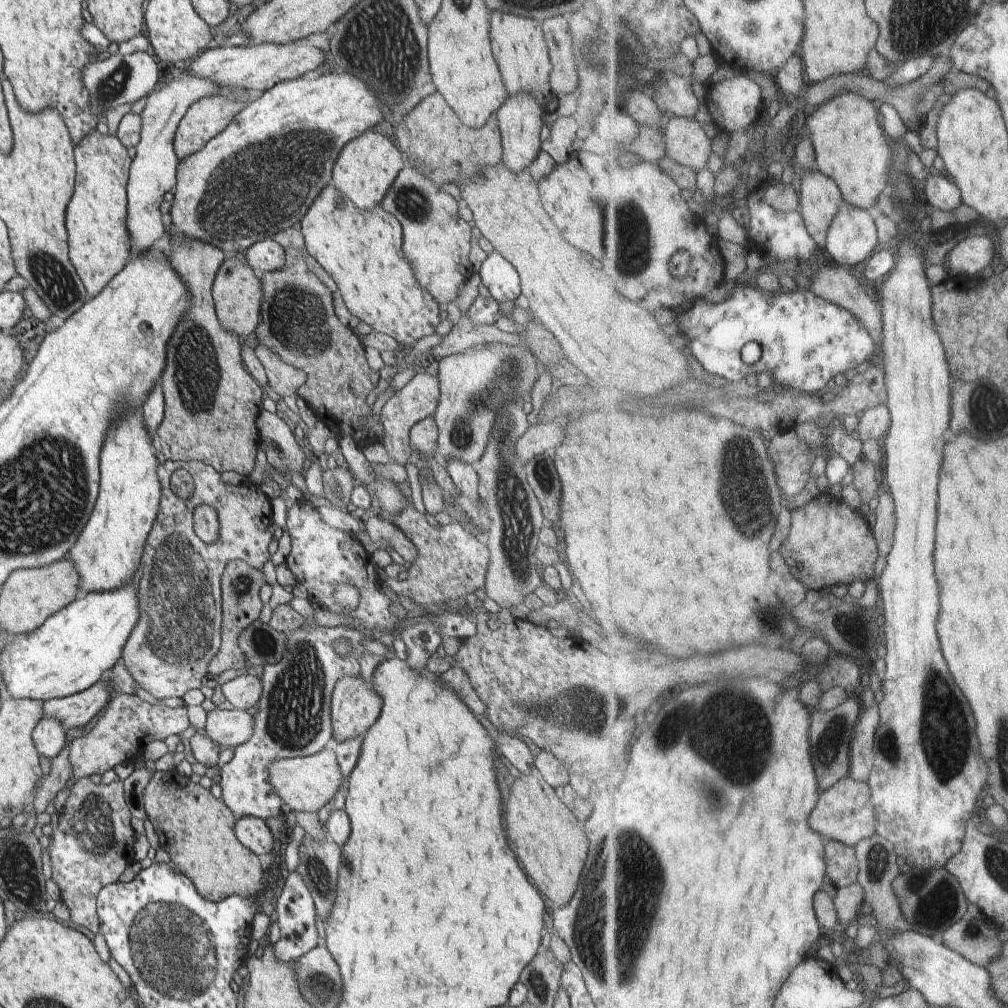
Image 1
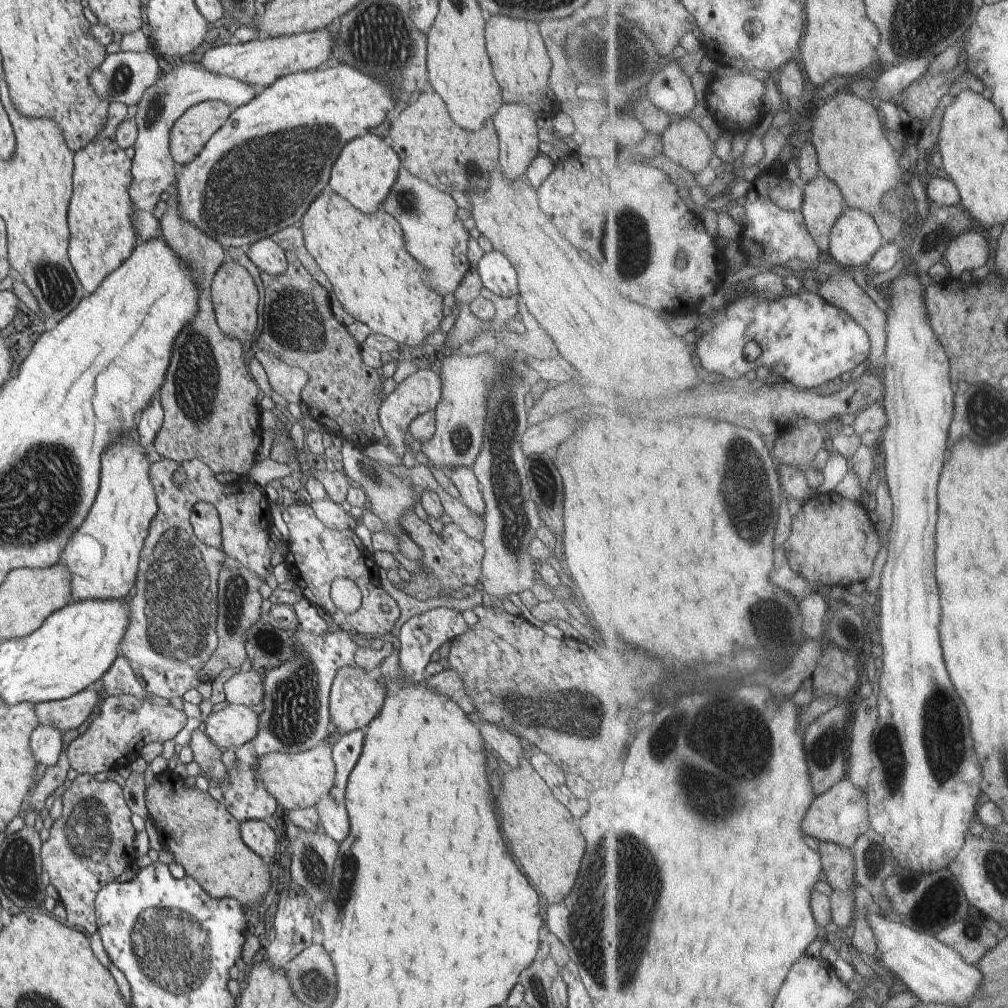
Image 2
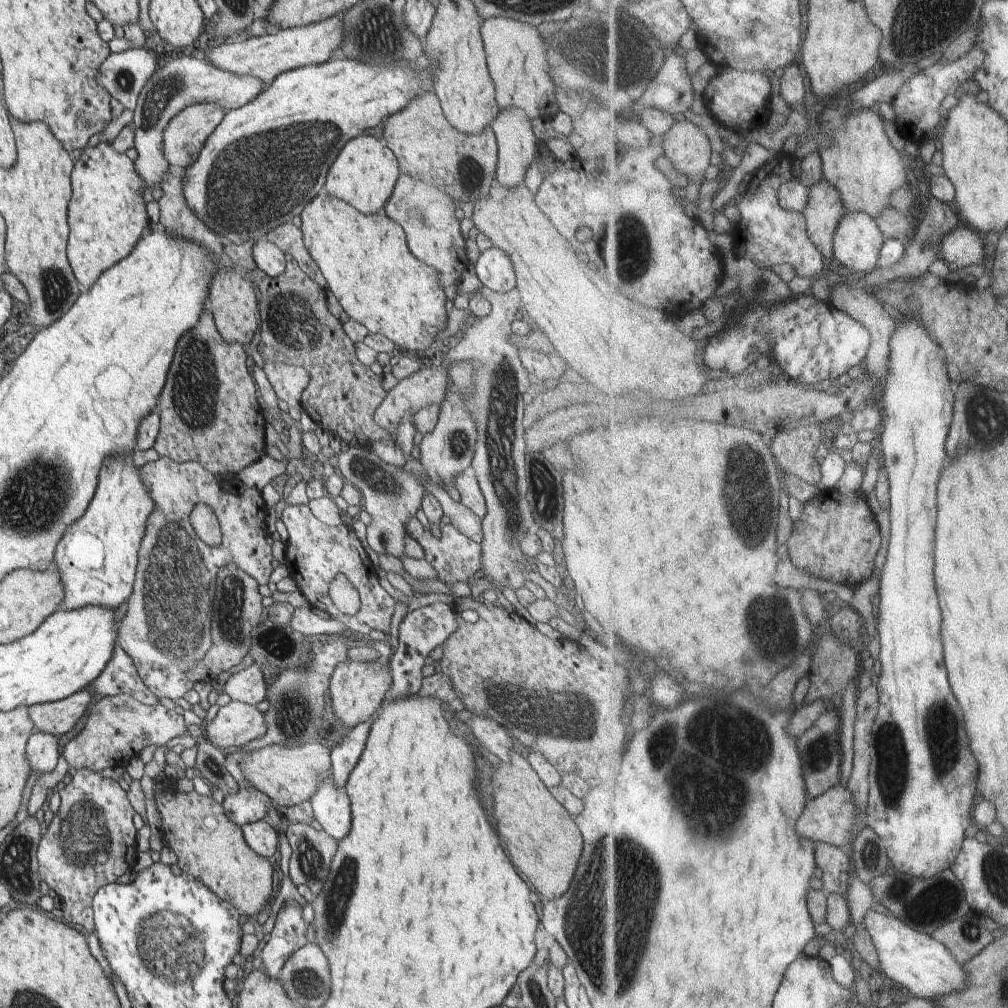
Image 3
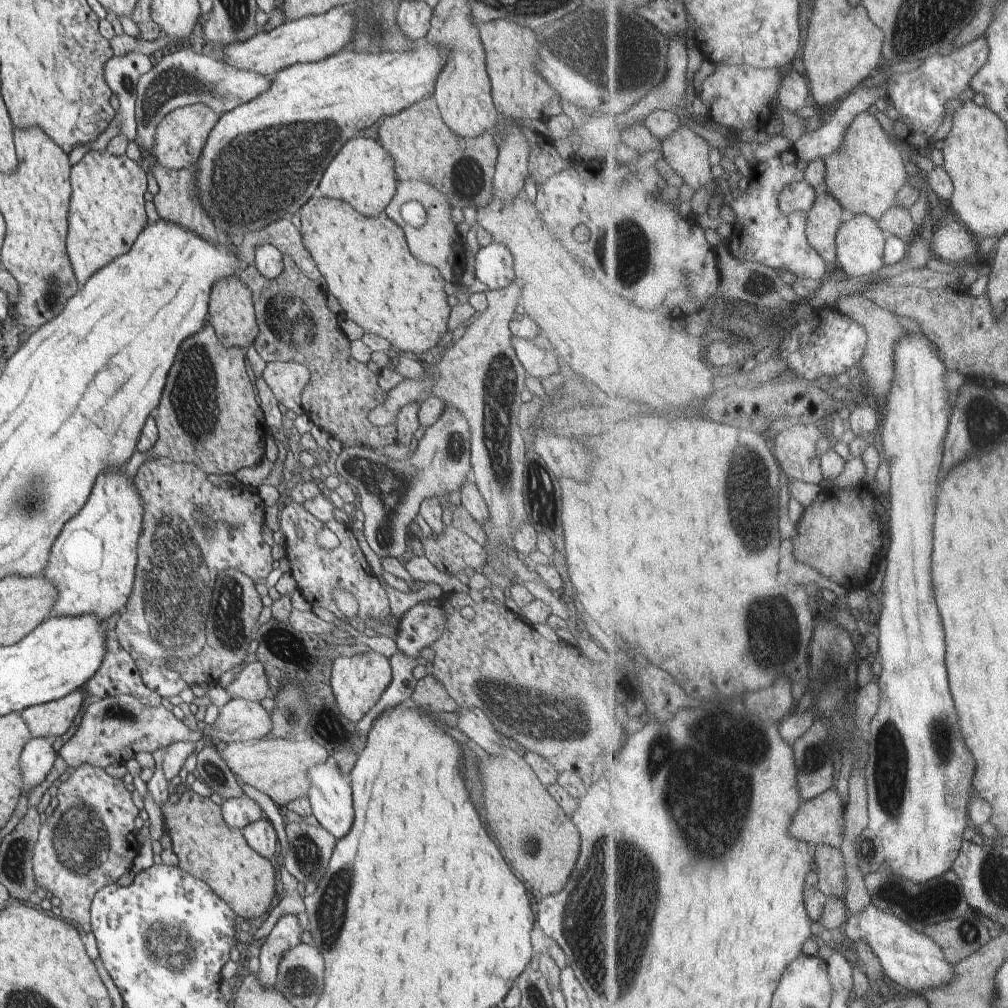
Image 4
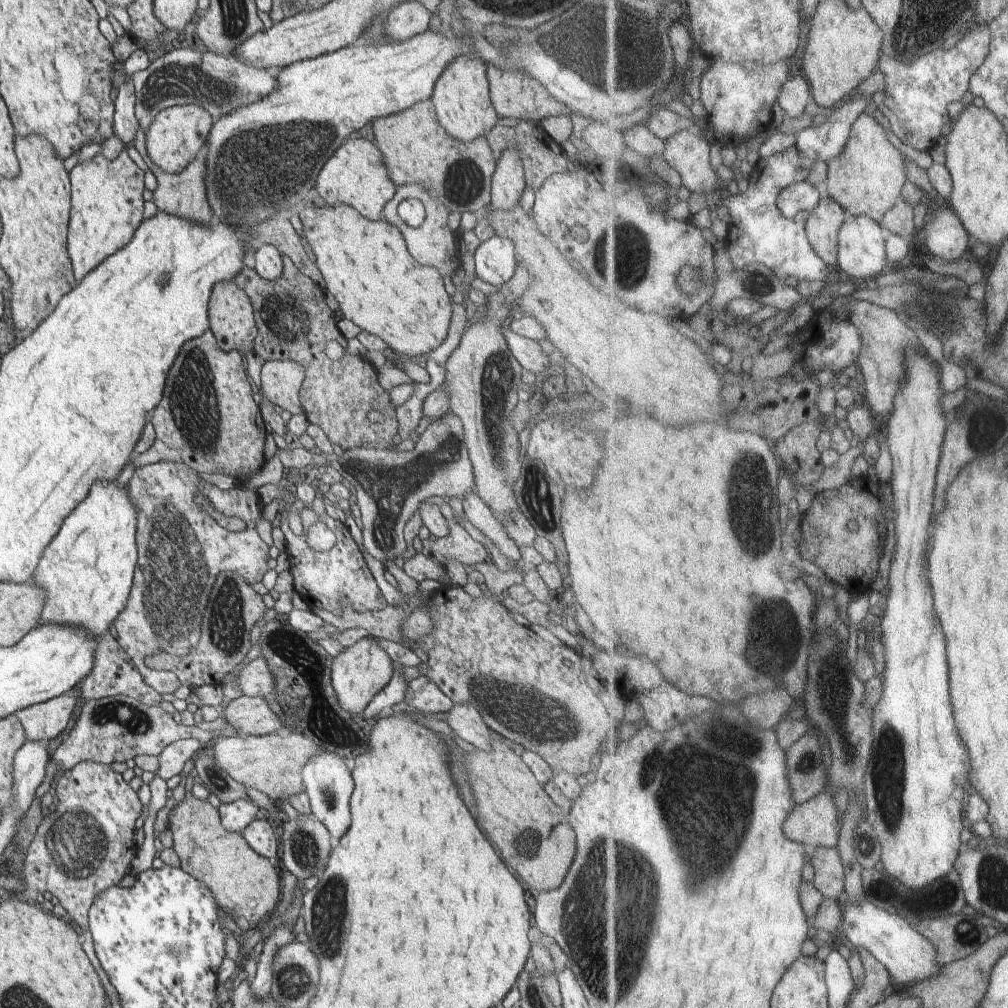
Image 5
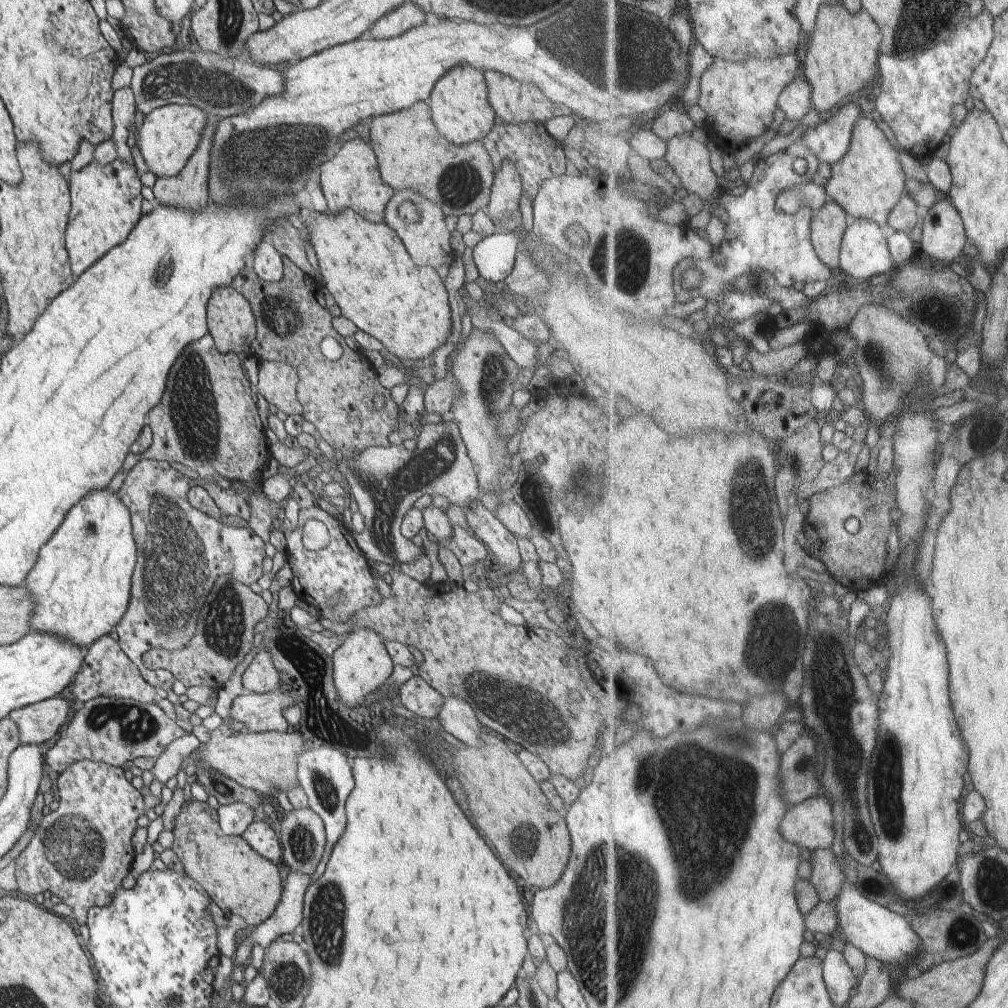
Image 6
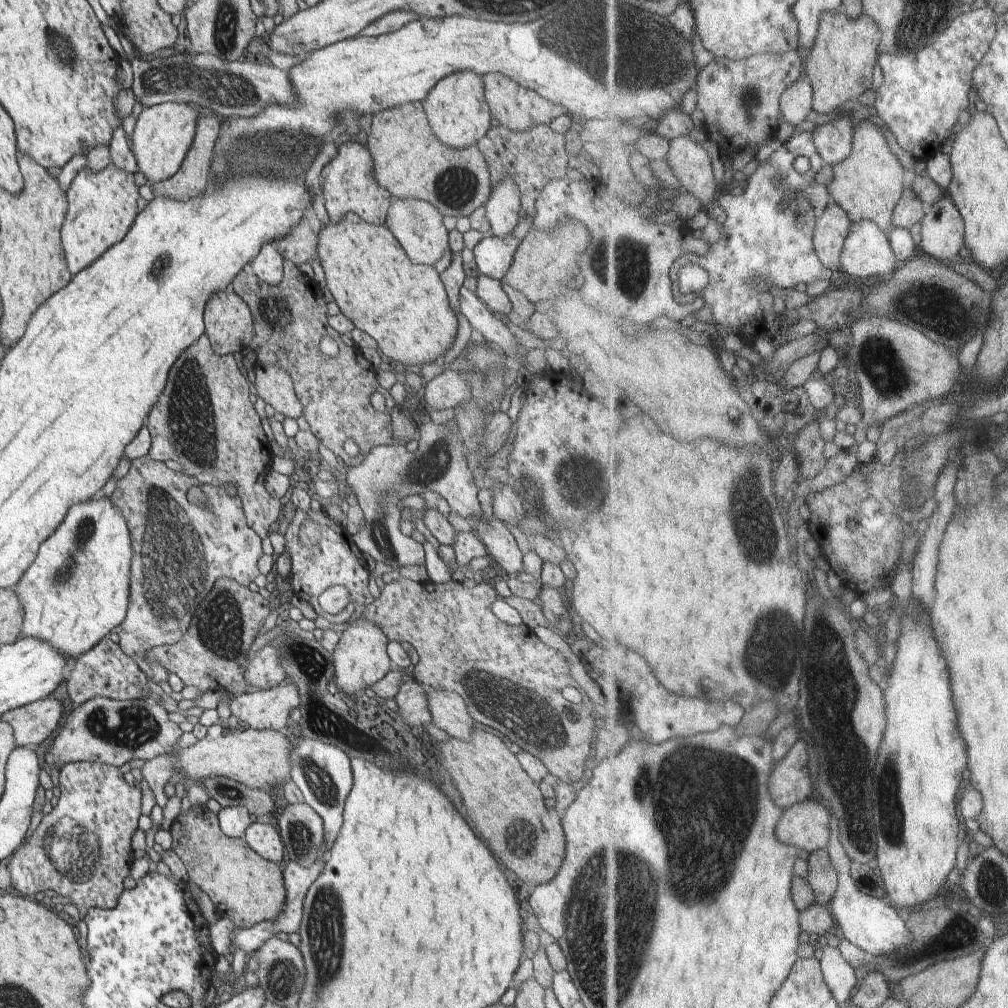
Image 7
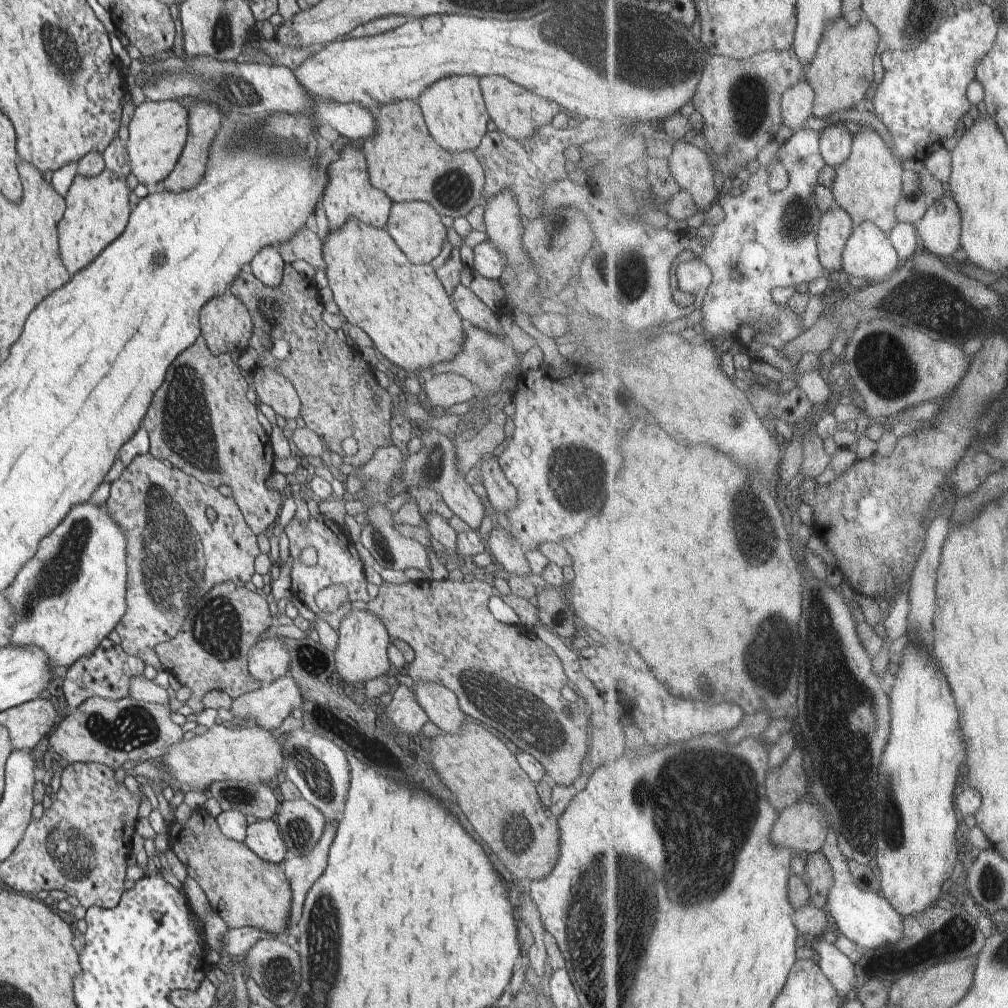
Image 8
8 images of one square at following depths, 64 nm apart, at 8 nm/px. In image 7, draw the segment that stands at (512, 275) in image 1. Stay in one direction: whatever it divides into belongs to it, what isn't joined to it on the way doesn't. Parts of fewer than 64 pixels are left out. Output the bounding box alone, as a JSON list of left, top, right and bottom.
[473,214,532,281]

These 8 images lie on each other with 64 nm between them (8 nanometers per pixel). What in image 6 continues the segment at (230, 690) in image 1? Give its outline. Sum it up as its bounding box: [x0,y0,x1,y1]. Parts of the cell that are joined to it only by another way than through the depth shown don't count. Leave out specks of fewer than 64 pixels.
[242,650,280,693]

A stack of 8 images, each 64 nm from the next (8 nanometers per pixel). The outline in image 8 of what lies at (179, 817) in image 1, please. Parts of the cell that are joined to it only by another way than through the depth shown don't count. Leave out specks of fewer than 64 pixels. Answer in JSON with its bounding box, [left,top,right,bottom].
[178,807,292,938]

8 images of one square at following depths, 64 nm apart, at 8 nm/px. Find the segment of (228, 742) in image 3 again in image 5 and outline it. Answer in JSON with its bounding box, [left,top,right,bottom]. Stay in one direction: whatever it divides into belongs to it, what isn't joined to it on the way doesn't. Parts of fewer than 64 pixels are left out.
[222,695,284,737]

